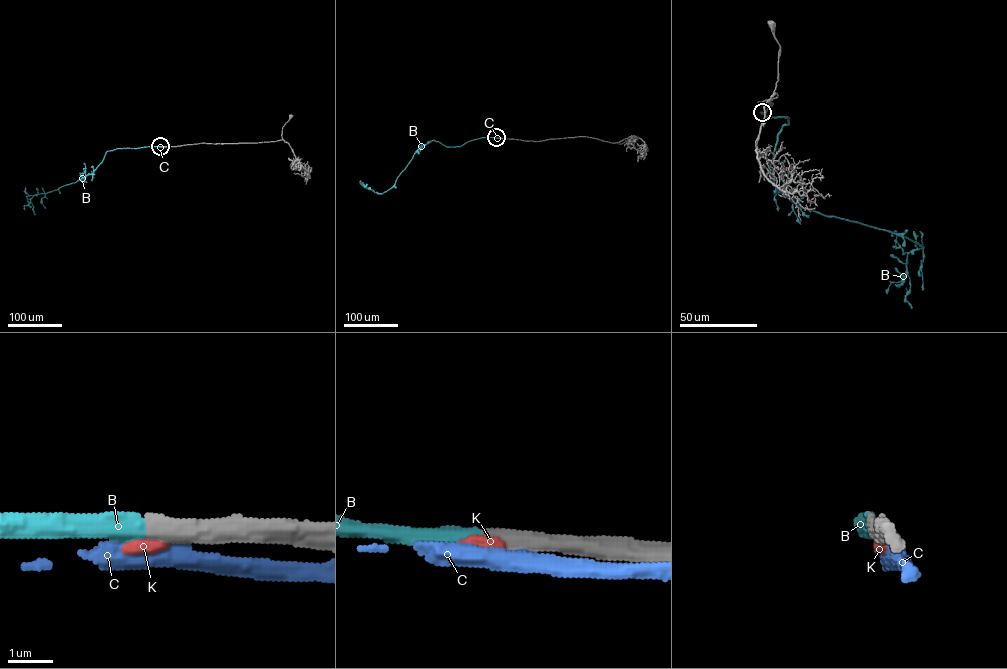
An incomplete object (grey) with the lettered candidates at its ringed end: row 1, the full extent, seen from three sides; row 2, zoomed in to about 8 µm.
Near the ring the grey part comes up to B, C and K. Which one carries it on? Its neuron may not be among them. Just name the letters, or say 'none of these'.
B

